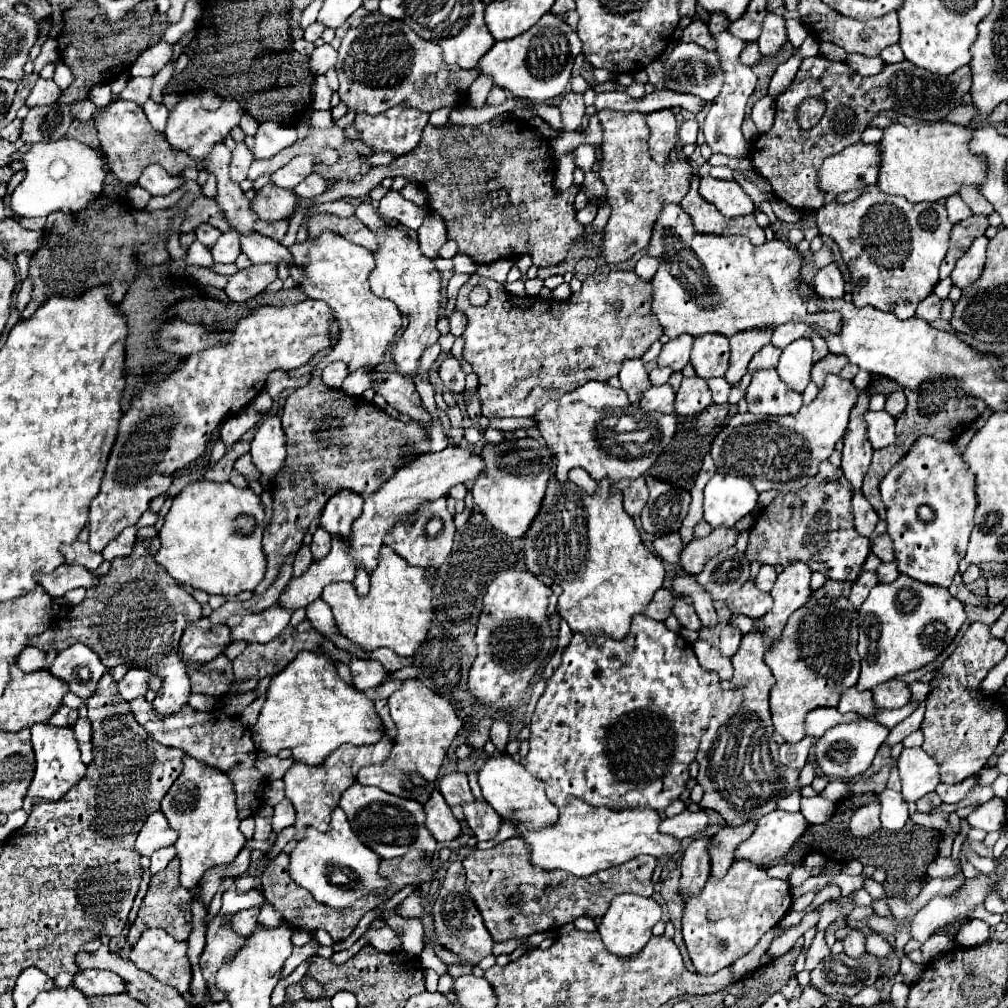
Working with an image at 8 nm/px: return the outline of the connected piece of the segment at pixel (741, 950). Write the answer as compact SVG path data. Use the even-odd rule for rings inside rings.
M736 859L722 879L710 875L702 891L690 895L682 915L682 935L696 973L714 975L746 955L766 931L780 923L790 905L790 885L768 877L764 869L746 859Z

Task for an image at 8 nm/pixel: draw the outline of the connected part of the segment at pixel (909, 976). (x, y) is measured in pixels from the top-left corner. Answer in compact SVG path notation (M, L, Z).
M906 955L902 957L900 961L900 975L904 977L904 983L906 985L914 985L924 973L924 965L918 965L918 963L912 963Z

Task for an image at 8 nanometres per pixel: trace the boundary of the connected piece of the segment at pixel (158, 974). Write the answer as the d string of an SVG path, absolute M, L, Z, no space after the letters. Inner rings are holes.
M148 929L130 949L128 959L134 961L138 969L150 973L160 983L174 987L182 995L190 989L192 981L192 967L186 949L186 941L174 941L162 929Z

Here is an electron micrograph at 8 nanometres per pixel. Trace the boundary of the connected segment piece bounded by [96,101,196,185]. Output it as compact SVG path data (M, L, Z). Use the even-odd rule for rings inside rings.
M112 101L96 121L96 133L100 147L108 159L108 169L124 183L136 185L138 177L150 163L162 165L170 175L180 175L186 167L196 167L196 161L190 159L186 153L176 151L170 147L164 135L154 131L148 123L140 105L130 101Z

